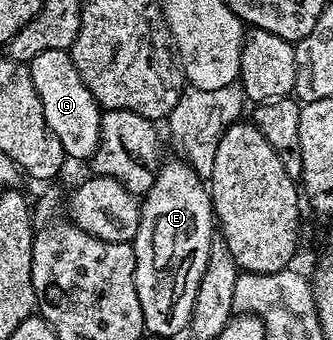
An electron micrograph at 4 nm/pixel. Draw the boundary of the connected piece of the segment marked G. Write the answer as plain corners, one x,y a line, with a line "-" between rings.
48,49
48,53
40,53
40,57
30,60
28,66
40,105
44,105
44,121
48,121
48,129
56,133
67,157
88,161
96,153
102,111
92,93
88,93
88,85
80,81
80,73
76,73
76,65
72,65
69,51

